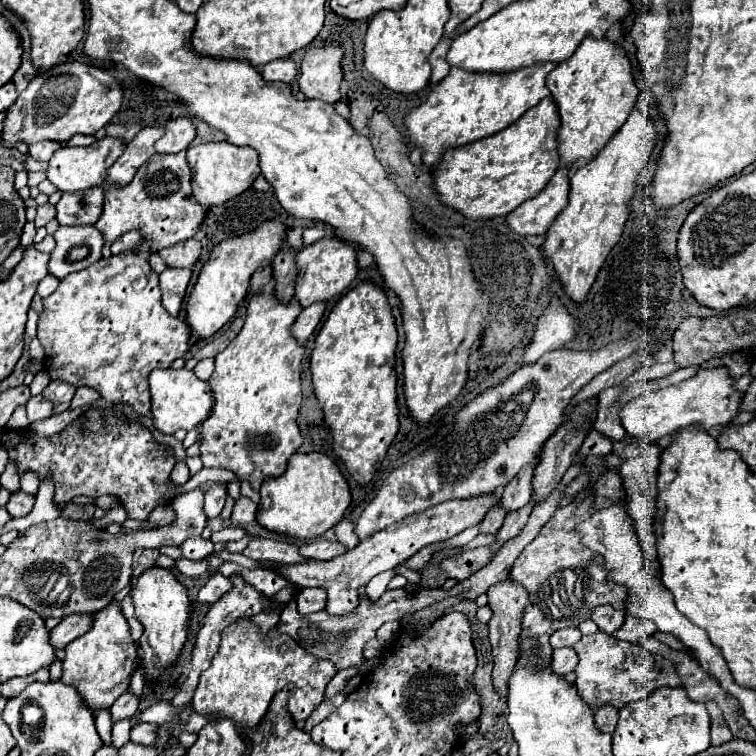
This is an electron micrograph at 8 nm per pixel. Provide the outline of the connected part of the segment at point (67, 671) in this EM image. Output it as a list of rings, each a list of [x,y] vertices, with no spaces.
[[[113,600],[103,610],[93,614],[93,624],[89,632],[67,644],[61,680],[77,688],[89,708],[93,710],[109,708],[129,688],[129,680],[137,664],[139,664],[137,644],[131,638],[129,624],[121,612],[121,604]]]

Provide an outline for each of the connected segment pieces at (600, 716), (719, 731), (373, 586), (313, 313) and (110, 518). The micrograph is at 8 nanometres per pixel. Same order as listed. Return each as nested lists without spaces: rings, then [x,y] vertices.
[[[609,704],[601,706],[601,708],[595,712],[595,724],[597,724],[597,728],[599,728],[601,732],[613,734],[613,730],[615,730],[615,726],[617,726],[617,718],[619,718],[617,710],[613,710],[613,706],[609,706]]]
[[[707,702],[707,712],[711,716],[711,746],[721,746],[721,744],[729,742],[733,736],[731,736],[729,726],[723,720],[719,706],[713,702]]]
[[[395,570],[385,572],[385,574],[379,574],[377,578],[373,578],[373,580],[367,584],[367,596],[369,596],[369,600],[371,600],[371,602],[375,602],[375,600],[379,600],[379,598],[381,598],[381,594],[385,592],[385,588],[387,588],[387,584],[391,582],[391,578],[393,578],[393,576],[397,576],[397,572],[395,572]]]
[[[317,302],[317,304],[311,304],[311,306],[303,308],[303,312],[297,316],[297,320],[291,326],[291,334],[295,336],[295,340],[299,344],[305,344],[309,340],[309,336],[315,332],[317,324],[321,322],[323,314],[325,314],[323,302]]]
[[[117,506],[117,508],[109,510],[109,514],[107,514],[105,518],[101,518],[101,520],[95,520],[95,518],[91,518],[91,522],[95,522],[97,526],[103,526],[103,528],[107,528],[107,524],[109,524],[109,522],[123,524],[127,518],[129,518],[129,516],[127,516],[127,510],[125,510],[125,506]]]

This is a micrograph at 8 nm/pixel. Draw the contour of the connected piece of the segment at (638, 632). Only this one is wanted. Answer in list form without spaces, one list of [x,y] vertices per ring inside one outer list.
[[[627,616],[627,618],[625,618],[625,624],[623,624],[613,636],[619,638],[619,640],[627,640],[627,642],[639,642],[643,636],[653,634],[653,632],[655,632],[653,622],[643,620],[643,618]]]

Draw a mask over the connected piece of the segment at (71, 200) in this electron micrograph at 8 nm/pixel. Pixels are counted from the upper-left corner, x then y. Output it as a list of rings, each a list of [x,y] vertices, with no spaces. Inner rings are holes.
[[[99,186],[89,190],[65,192],[57,202],[57,220],[61,226],[93,226],[103,212],[105,192]]]

